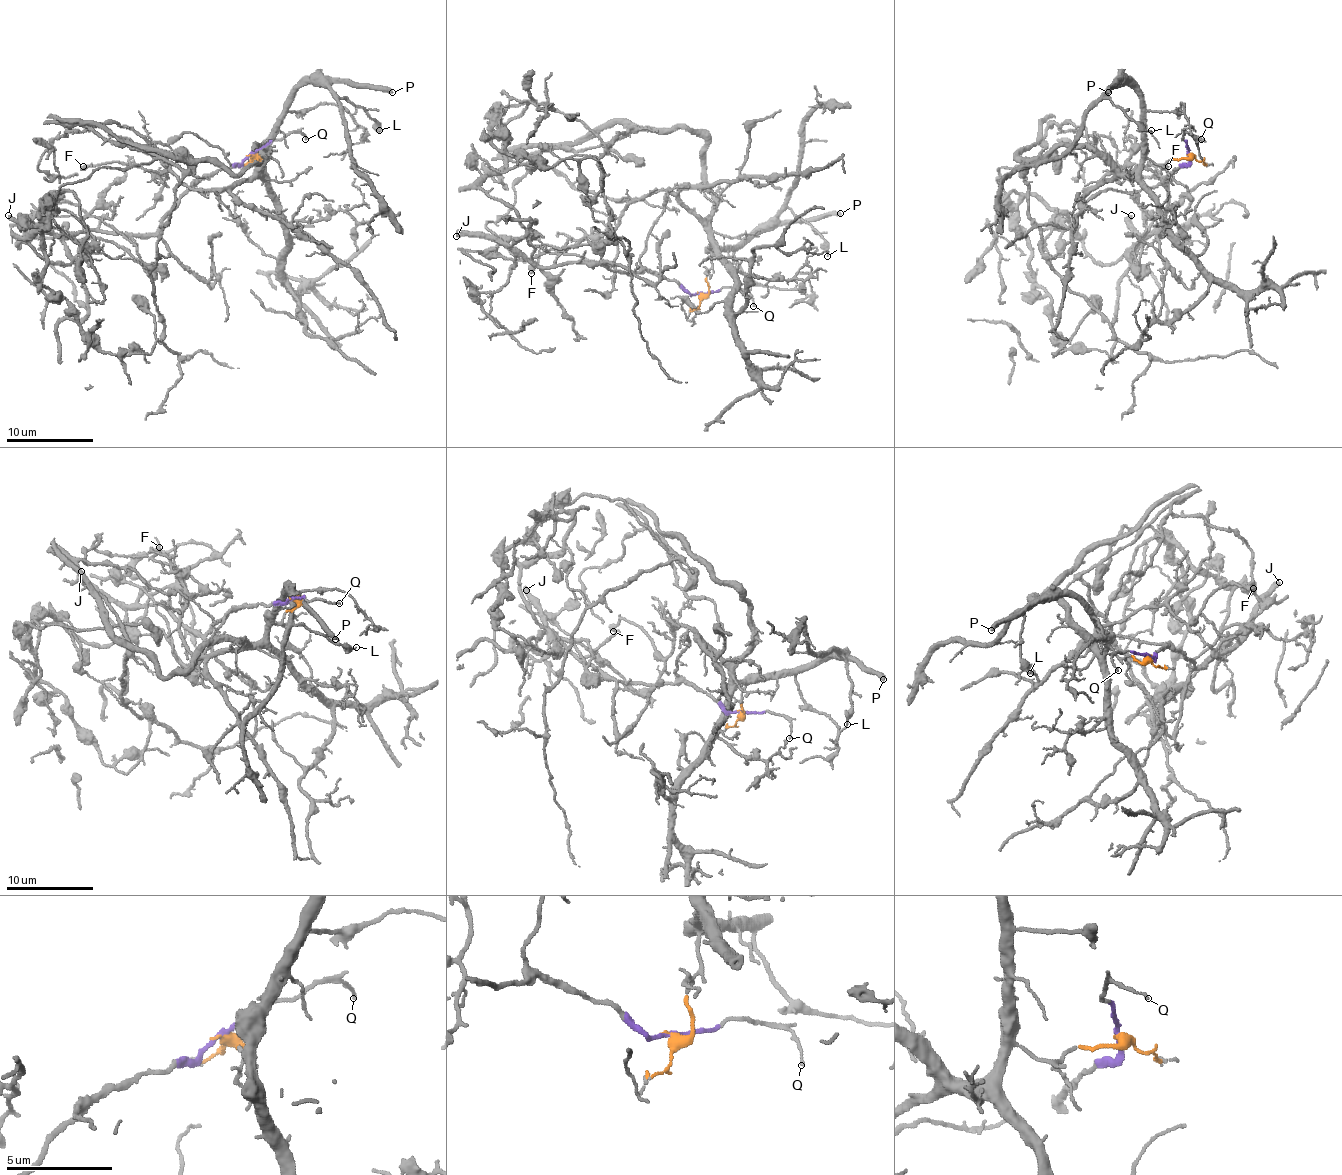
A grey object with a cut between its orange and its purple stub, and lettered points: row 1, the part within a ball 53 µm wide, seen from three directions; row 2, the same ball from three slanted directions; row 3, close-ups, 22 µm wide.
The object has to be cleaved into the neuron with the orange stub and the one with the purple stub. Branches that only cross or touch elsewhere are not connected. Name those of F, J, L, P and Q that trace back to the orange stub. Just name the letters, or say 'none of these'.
F, L, P

